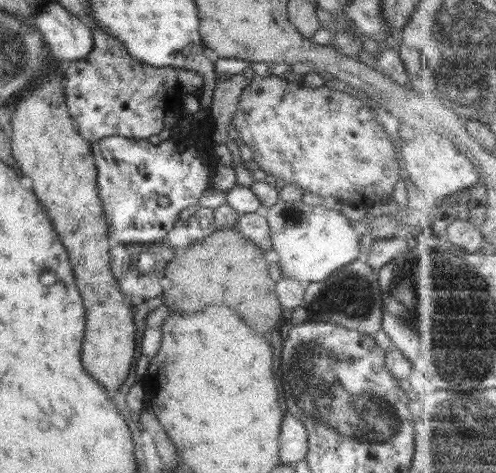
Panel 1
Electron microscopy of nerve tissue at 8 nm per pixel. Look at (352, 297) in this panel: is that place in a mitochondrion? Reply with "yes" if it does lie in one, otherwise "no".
yes

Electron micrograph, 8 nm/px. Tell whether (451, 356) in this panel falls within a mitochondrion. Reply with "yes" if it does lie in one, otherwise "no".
yes

